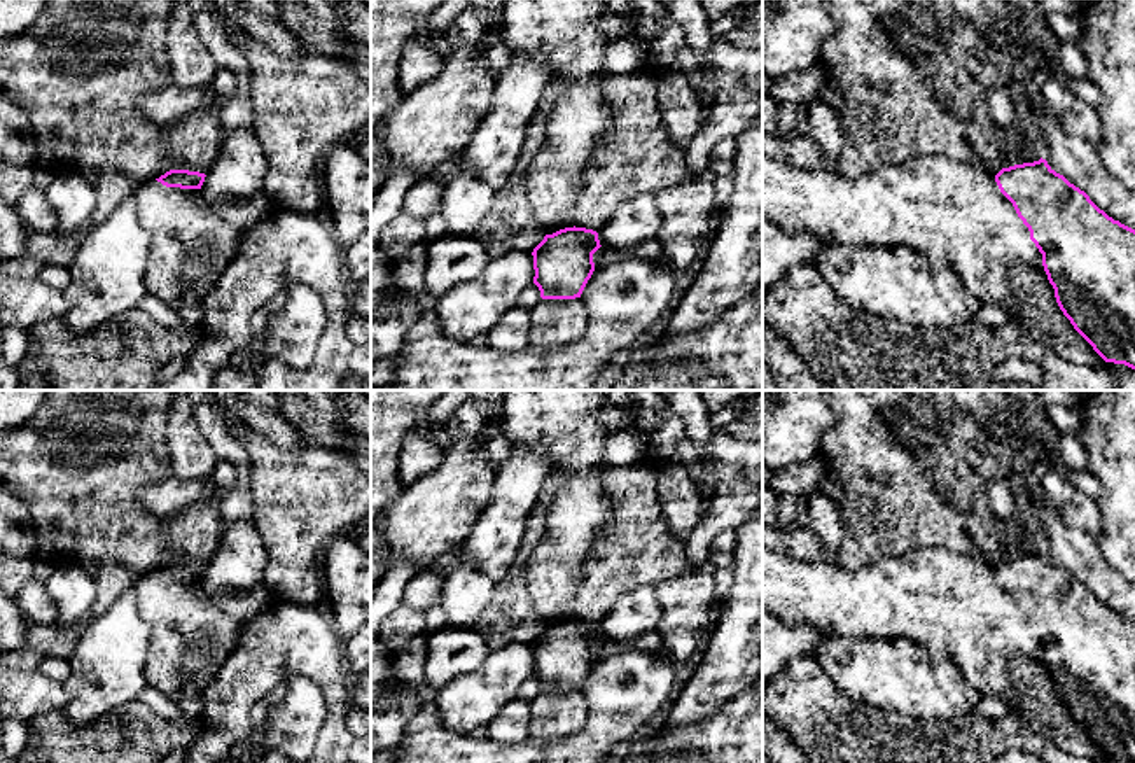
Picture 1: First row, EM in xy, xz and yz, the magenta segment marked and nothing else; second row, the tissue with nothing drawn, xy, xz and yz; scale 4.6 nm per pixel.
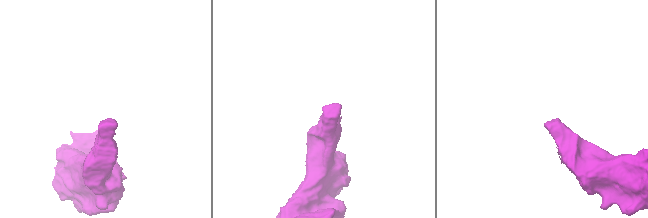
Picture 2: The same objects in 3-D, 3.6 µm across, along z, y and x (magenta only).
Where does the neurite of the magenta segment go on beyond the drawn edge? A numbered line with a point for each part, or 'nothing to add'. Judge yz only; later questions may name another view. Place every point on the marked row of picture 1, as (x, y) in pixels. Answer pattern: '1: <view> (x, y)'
1: yz (953, 214)

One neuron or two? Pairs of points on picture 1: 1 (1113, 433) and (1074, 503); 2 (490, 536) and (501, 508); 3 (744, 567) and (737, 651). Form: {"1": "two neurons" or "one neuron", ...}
{"1": "two neurons", "2": "one neuron", "3": "one neuron"}

